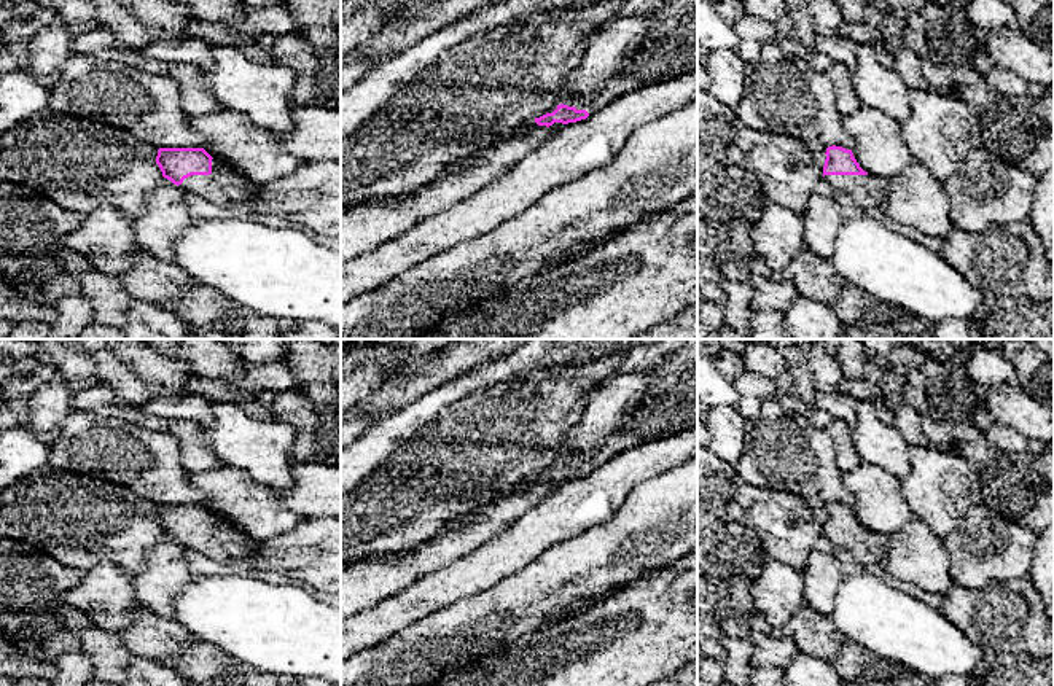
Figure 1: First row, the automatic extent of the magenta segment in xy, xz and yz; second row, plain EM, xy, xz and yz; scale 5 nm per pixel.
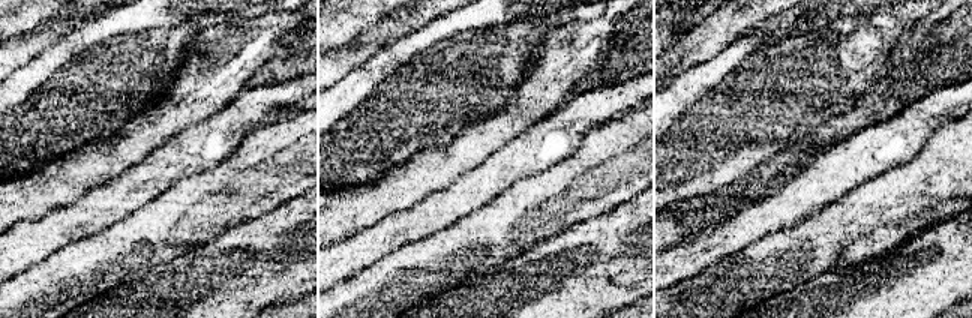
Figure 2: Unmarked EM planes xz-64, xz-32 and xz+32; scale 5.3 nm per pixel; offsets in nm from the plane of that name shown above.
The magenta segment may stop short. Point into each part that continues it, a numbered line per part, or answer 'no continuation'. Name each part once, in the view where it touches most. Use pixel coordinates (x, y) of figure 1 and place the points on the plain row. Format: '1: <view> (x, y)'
1: xy (225, 543)

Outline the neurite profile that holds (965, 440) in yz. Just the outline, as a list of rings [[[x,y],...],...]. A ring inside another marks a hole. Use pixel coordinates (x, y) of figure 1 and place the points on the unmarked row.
[[[898,401],[892,406],[892,425],[909,446],[930,447],[962,457],[968,466],[981,474],[1001,452],[993,447],[971,422],[954,419],[933,420],[920,415],[911,406]]]

